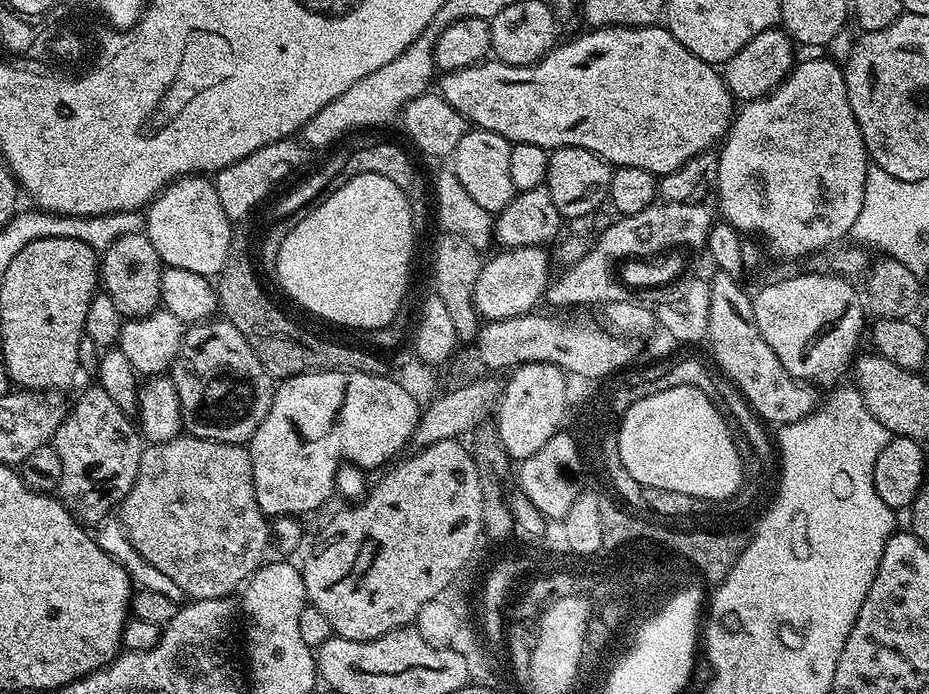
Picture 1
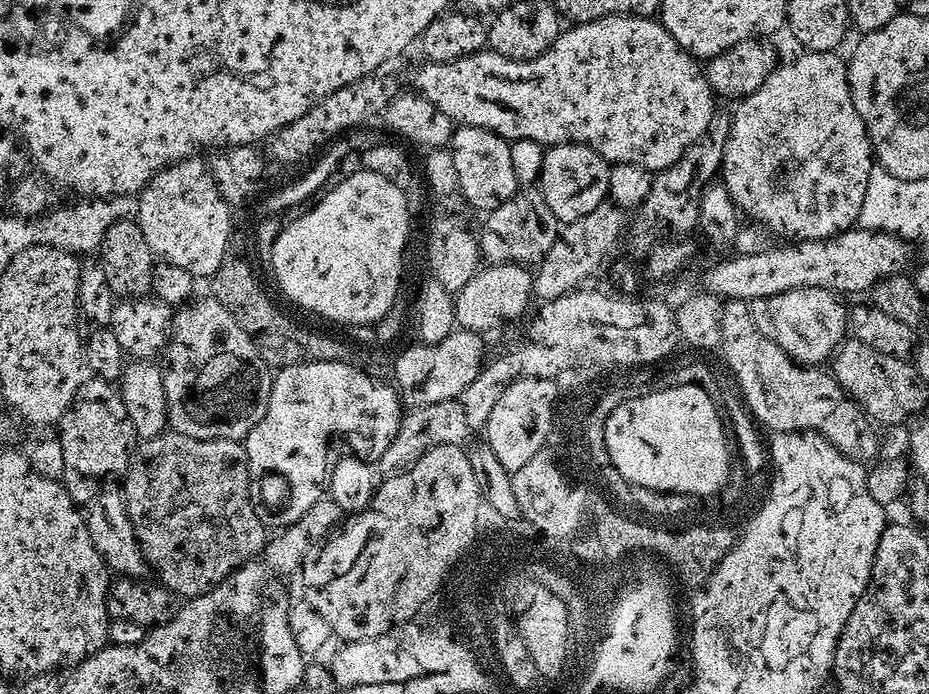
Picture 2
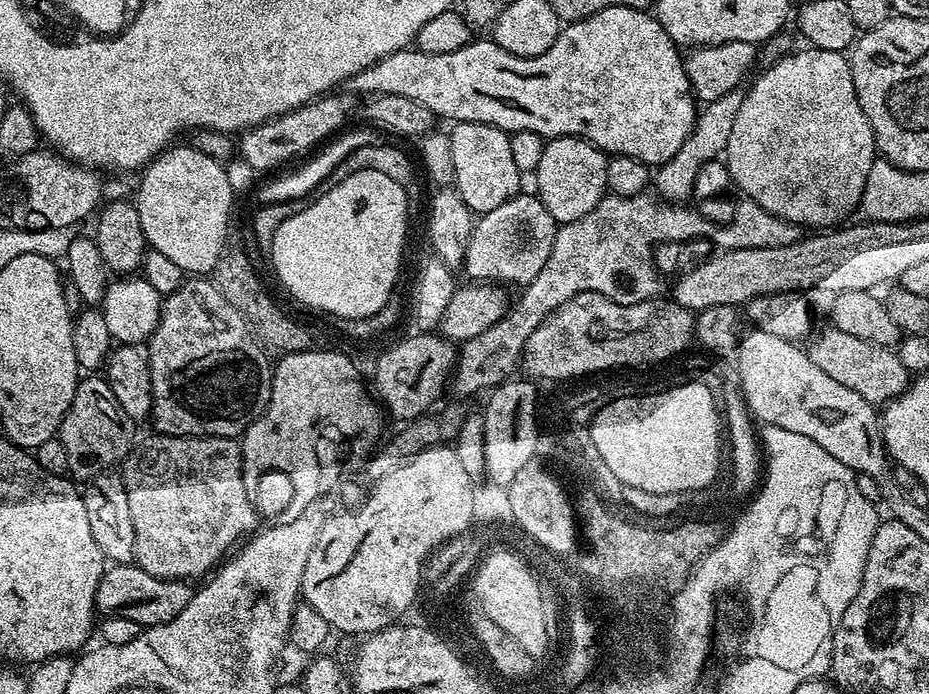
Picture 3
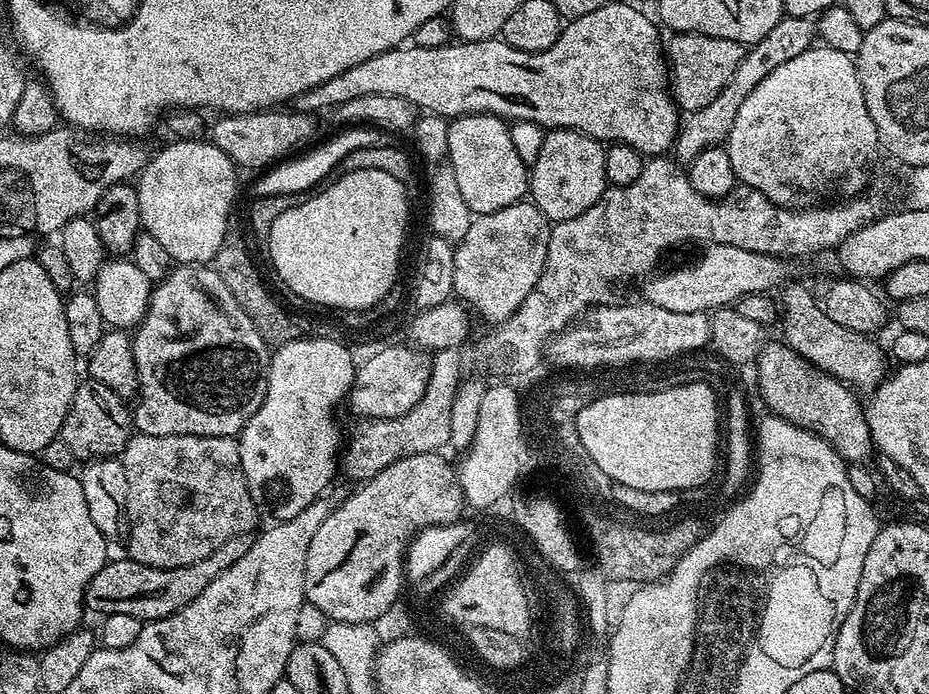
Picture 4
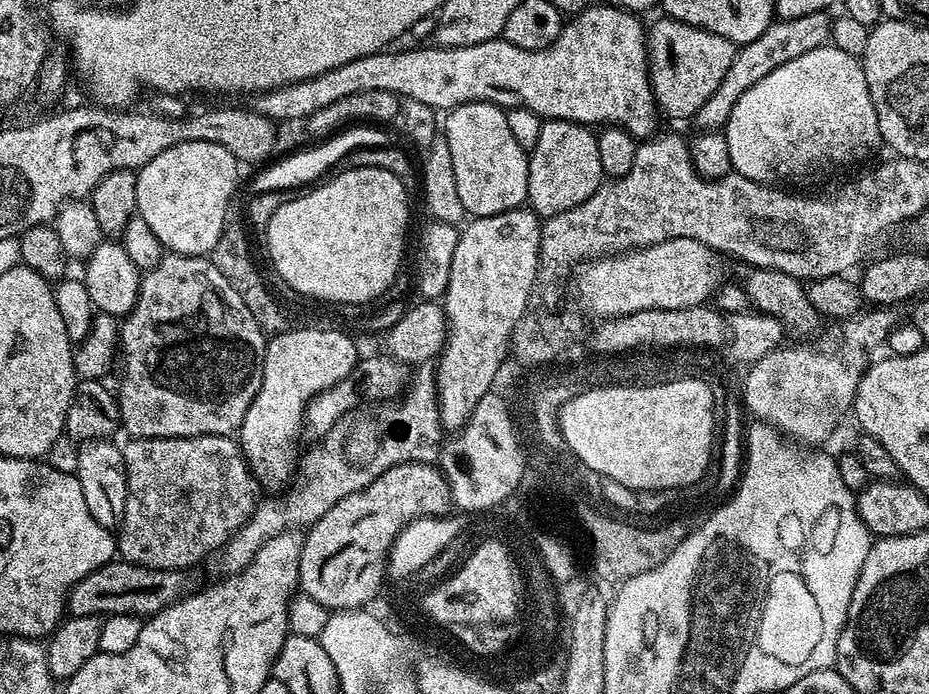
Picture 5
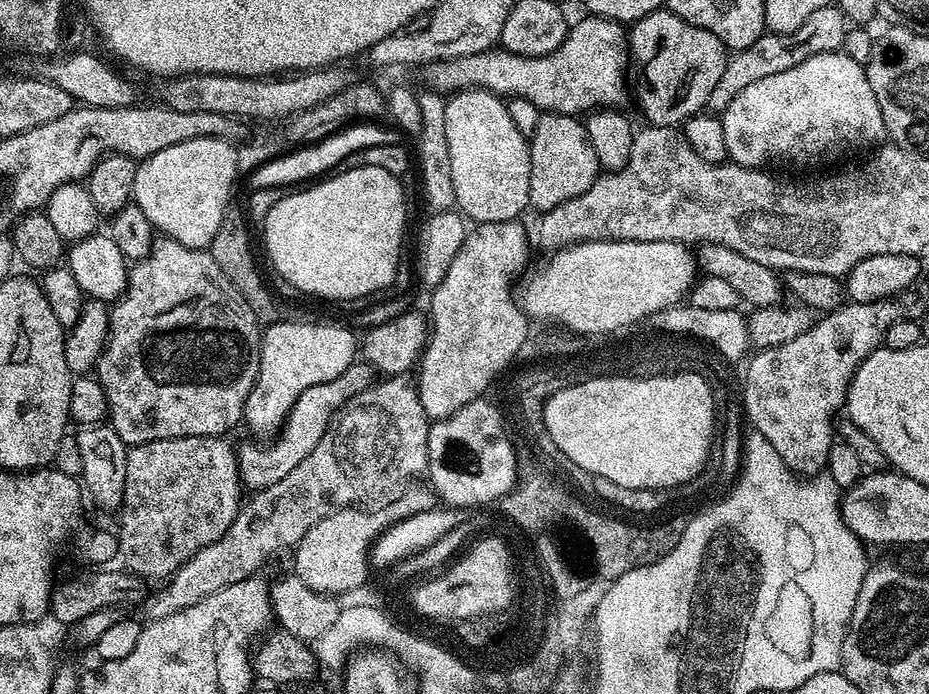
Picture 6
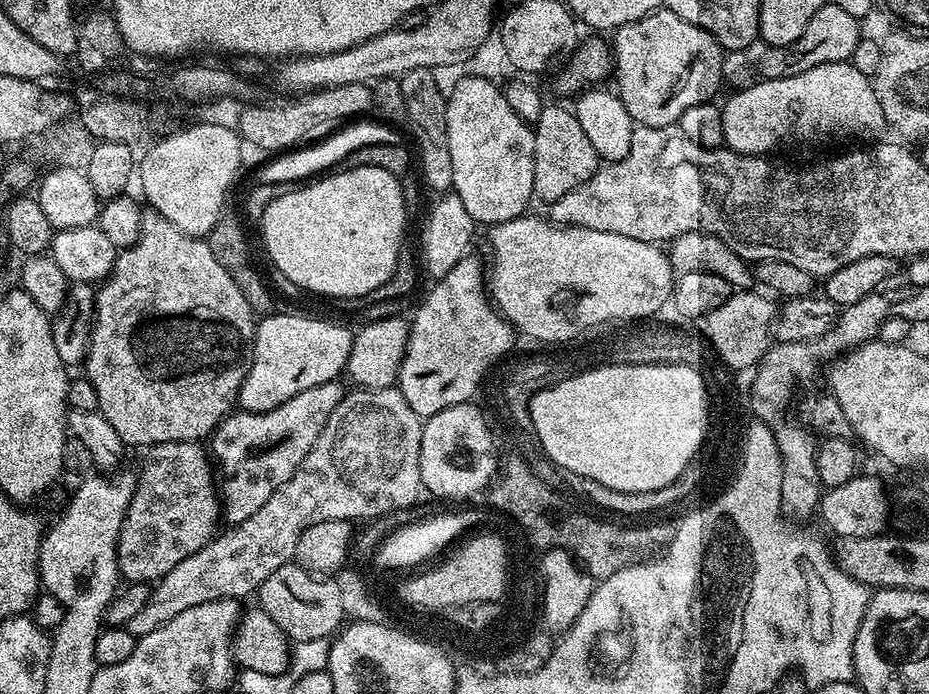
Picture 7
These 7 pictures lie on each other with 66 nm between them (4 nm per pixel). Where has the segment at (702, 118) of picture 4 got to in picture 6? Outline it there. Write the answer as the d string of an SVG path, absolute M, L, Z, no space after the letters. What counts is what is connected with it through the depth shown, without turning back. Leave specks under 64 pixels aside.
M829 6L822 10L814 10L798 30L791 34L778 34L765 31L763 36L750 46L739 49L729 59L726 70L722 70L722 78L714 85L714 91L710 94L707 107L713 113L723 114L726 106L746 90L746 86L760 81L761 78L770 78L770 74L782 74L782 70L790 70L790 66L798 66L806 62L806 58L814 58L814 54L826 54L827 52L839 52L844 47L844 36L848 32L849 25L844 19L840 9Z

